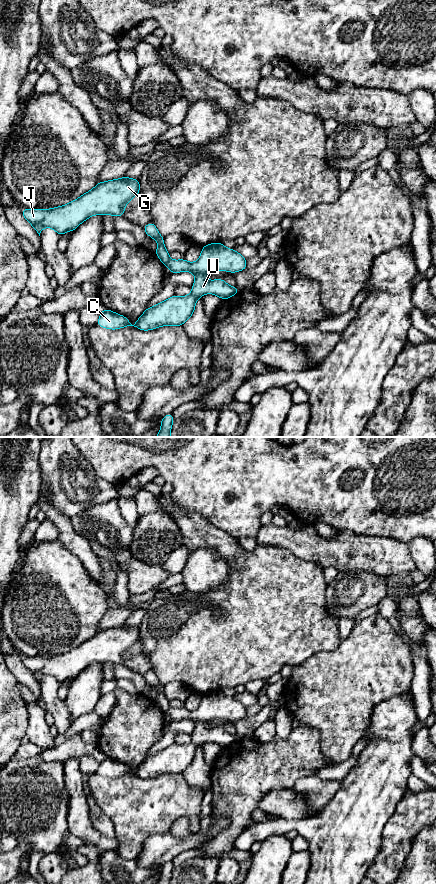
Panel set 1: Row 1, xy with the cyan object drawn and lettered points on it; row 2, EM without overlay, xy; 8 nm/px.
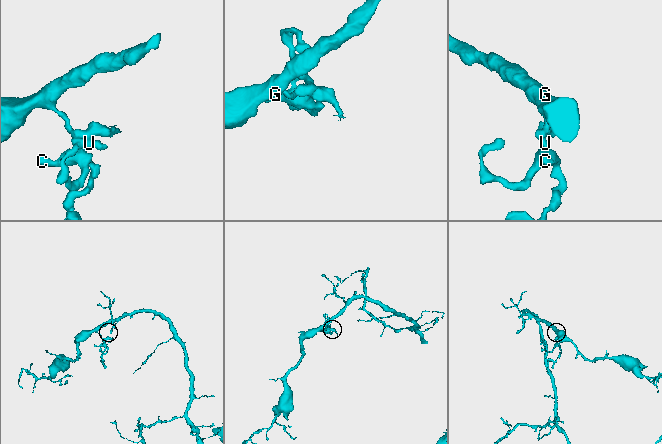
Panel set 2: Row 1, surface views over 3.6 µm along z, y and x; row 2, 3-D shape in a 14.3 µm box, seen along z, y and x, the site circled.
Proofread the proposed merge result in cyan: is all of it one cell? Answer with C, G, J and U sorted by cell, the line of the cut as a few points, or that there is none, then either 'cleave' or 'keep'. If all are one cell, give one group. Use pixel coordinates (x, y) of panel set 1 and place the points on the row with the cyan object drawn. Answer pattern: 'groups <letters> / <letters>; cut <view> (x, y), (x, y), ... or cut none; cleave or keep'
groups C U / G J; cut xy (170, 259), (165, 265); cleave

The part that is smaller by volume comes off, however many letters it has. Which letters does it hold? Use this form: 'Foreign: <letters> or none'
Foreign: C, U

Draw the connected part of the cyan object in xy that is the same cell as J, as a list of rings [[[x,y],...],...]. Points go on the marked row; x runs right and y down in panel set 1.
[[[123,177],[115,180],[99,182],[93,189],[86,192],[70,203],[52,209],[22,209],[23,217],[34,227],[39,234],[46,228],[54,229],[60,236],[68,231],[74,231],[83,221],[93,215],[122,216],[125,205],[140,192],[139,180]]]

